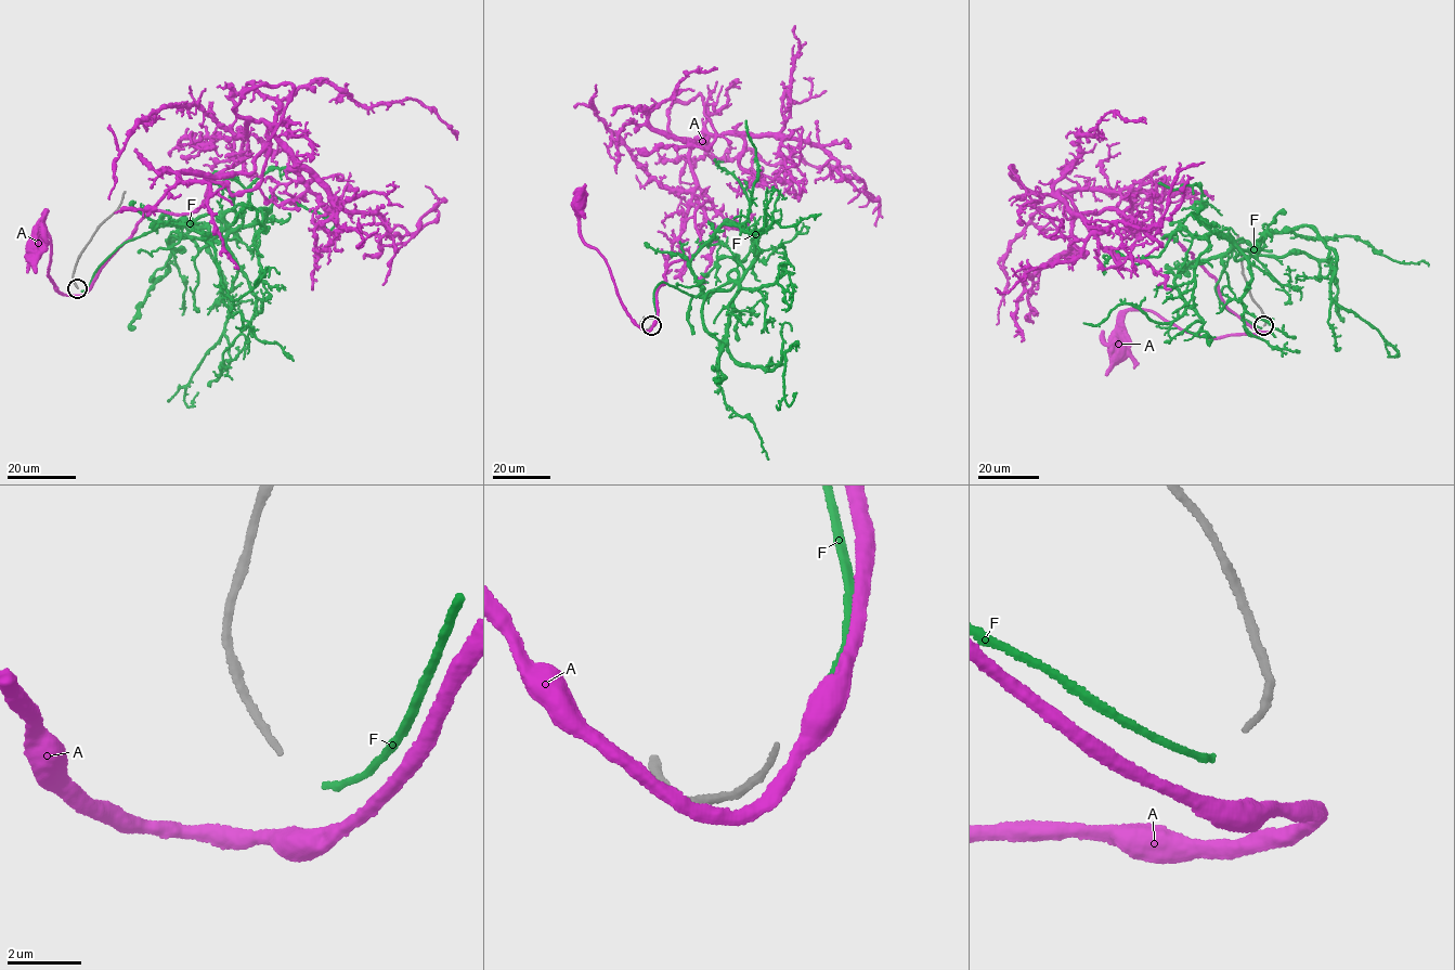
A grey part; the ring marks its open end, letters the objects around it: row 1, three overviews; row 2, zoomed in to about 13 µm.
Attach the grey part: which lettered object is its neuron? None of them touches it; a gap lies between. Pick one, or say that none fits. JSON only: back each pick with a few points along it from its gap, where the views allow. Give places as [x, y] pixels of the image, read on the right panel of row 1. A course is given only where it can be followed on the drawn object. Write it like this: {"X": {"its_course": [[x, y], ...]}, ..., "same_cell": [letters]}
{"same_cell": []}

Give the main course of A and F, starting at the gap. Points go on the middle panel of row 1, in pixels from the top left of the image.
A: (653, 324), (648, 331), (642, 330), (628, 314), (606, 259), (582, 240), (577, 205)
F: (654, 322), (662, 282), (697, 296), (735, 282), (729, 353), (769, 371), (784, 353), (788, 405), (794, 392)

